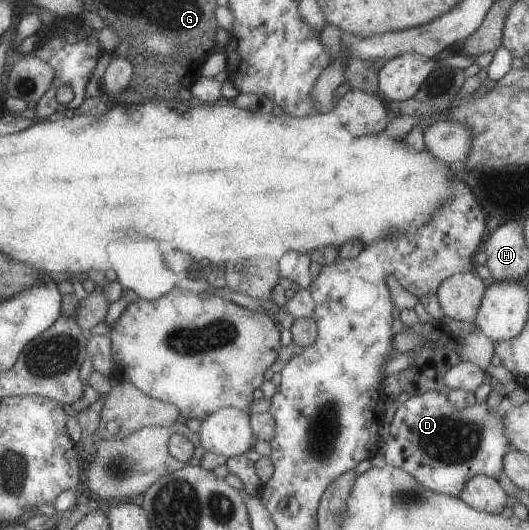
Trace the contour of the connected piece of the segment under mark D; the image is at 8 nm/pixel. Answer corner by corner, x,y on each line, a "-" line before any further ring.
427,391
409,397
396,404
392,421
388,428
388,439
381,447
387,465
396,466
408,472
409,475
429,491
457,497
464,484
475,475
492,476
496,478
502,471
502,458
509,449
507,437
503,434
502,411
505,405
489,414
485,402
472,404
464,409
456,409
446,395

